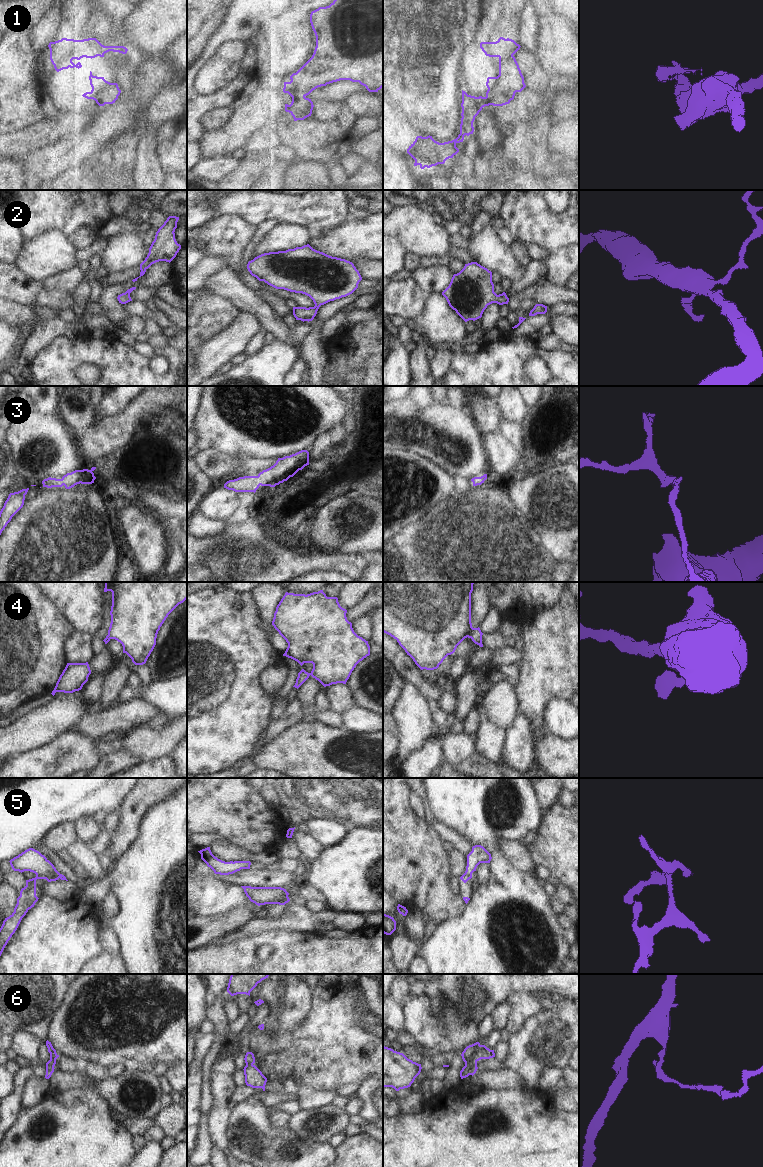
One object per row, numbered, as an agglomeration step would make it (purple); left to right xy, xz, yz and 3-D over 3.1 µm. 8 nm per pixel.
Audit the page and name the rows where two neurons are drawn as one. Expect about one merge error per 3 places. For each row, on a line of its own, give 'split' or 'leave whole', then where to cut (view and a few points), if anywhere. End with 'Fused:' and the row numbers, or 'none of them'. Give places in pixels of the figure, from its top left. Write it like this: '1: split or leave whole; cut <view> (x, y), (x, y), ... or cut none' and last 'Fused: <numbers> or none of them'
1: leave whole; cut none
2: leave whole; cut none
3: leave whole; cut none
4: leave whole; cut none
5: leave whole; cut none
6: split; cut yz (479, 1044), (473, 1059), (465, 1064)
Fused: 6

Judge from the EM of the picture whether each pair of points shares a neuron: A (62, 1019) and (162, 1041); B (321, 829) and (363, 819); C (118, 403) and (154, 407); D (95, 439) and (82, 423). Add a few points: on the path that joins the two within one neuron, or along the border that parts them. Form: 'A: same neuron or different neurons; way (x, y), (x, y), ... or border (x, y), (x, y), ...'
A: same neuron; way (79, 1044), (134, 1043)
B: different neurons; border (318, 818), (330, 818), (348, 829)
C: different neurons; border (138, 396), (132, 399), (120, 412), (106, 417)
D: different neurons; border (91, 426), (81, 435), (75, 436)

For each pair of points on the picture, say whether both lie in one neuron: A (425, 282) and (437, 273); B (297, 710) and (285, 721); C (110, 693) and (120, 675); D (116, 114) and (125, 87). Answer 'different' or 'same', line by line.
A: same
B: same
C: same
D: different

